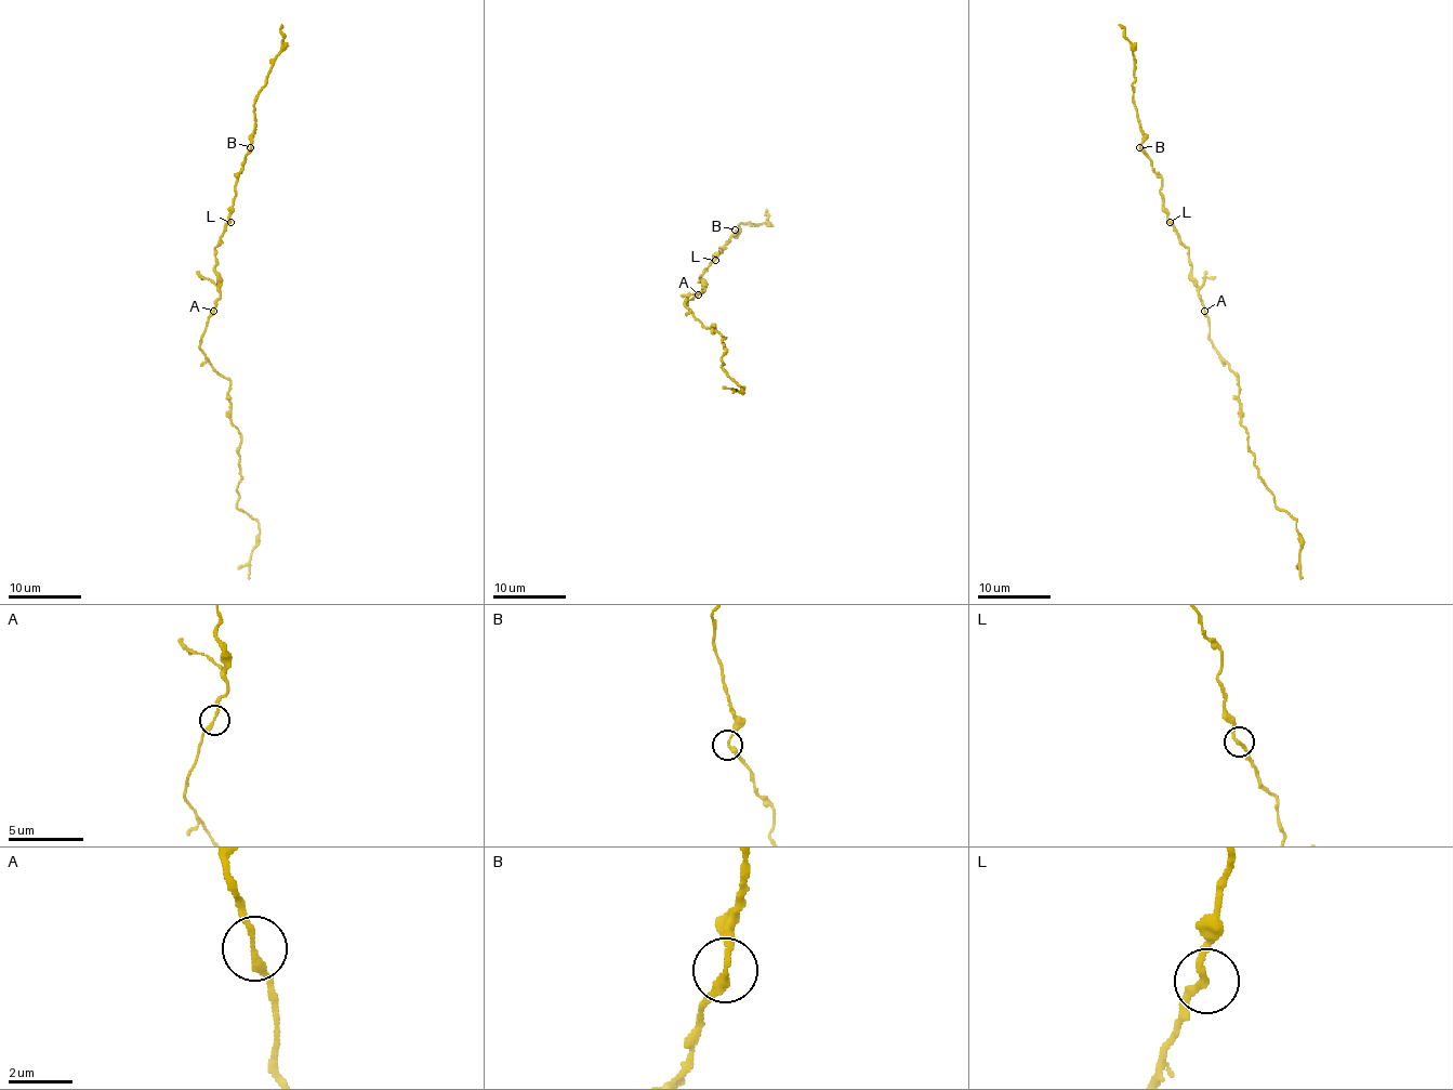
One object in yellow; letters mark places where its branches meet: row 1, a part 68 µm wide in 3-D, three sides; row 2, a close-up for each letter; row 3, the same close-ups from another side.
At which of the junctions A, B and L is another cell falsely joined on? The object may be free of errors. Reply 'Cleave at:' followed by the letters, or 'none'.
Cleave at: none

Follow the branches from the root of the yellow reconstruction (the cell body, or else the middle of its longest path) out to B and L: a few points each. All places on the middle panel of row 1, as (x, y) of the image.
B: (698, 294), (703, 289), (700, 276), (735, 230)
L: (698, 294), (703, 289), (700, 276), (715, 260)

